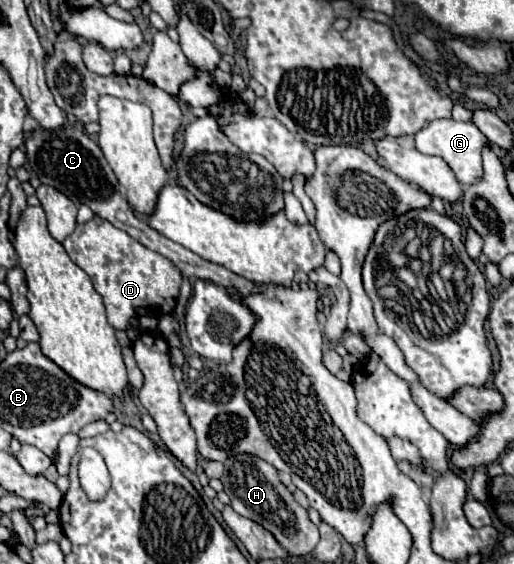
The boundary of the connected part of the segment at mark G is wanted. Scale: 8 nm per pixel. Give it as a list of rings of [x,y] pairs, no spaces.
[[[435,119],[425,129],[421,129],[415,135],[417,149],[425,155],[437,155],[447,161],[447,165],[453,169],[457,179],[463,185],[479,183],[483,177],[483,165],[481,165],[481,151],[483,147],[493,147],[491,141],[473,125],[473,123],[461,123],[455,119]]]

